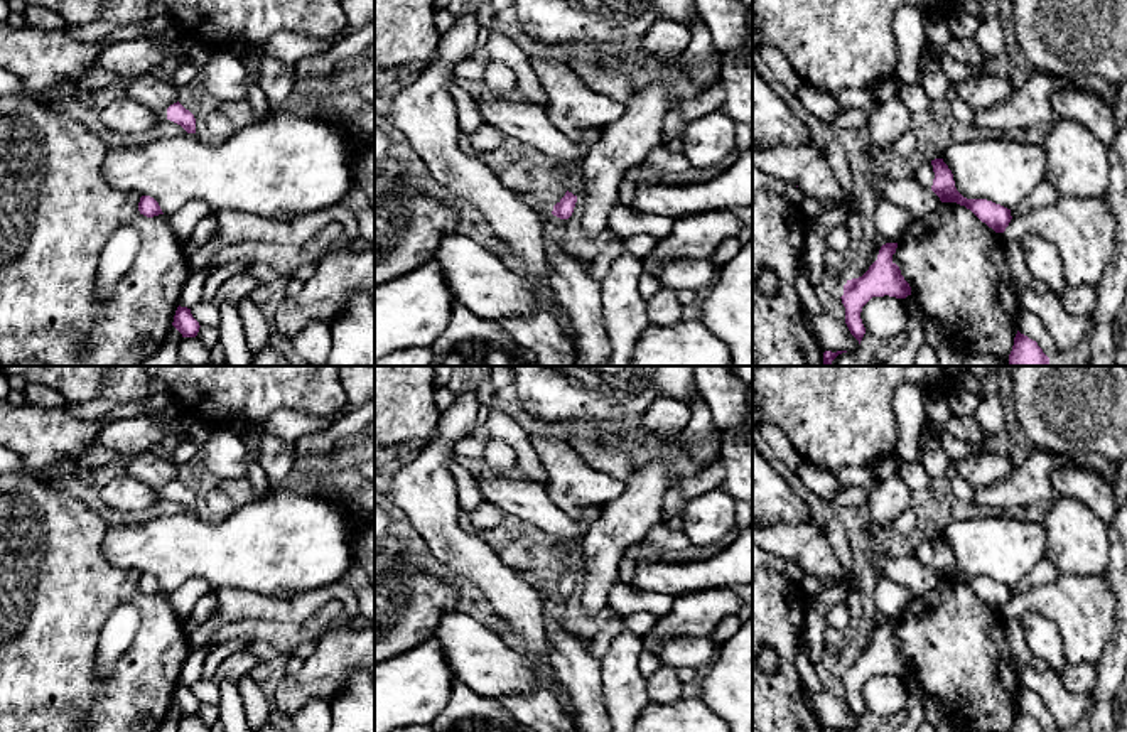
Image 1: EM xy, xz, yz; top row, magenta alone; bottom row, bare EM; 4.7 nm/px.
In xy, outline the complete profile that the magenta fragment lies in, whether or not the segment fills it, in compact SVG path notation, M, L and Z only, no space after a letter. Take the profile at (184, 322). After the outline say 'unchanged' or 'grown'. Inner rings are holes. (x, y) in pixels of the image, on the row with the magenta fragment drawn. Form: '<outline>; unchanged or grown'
M177 307L172 326L182 334L182 337L196 337L199 332L199 322L192 317L191 309Z; unchanged

